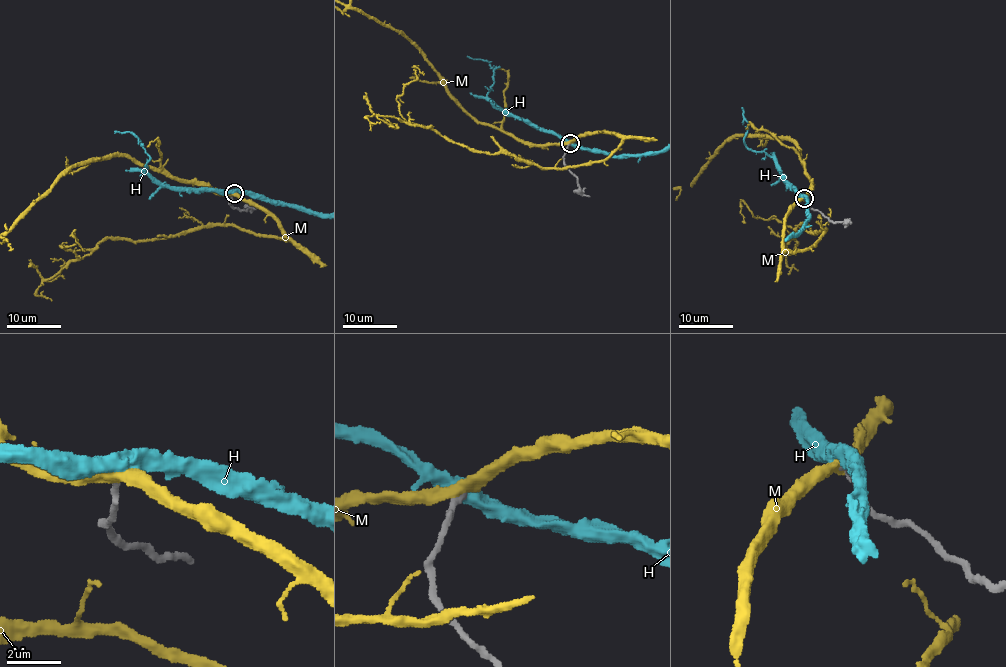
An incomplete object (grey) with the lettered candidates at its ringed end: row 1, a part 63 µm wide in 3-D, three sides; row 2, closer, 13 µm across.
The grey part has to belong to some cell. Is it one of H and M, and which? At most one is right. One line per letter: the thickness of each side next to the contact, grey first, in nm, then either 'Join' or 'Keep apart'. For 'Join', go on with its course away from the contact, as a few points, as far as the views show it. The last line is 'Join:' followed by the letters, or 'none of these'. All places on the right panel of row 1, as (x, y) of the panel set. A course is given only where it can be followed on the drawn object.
H: Thickness 260 nm (grey) against 550 nm. Keep apart
M: Thickness 280 nm (grey) against 420 nm. Keep apart
Join: none of these

